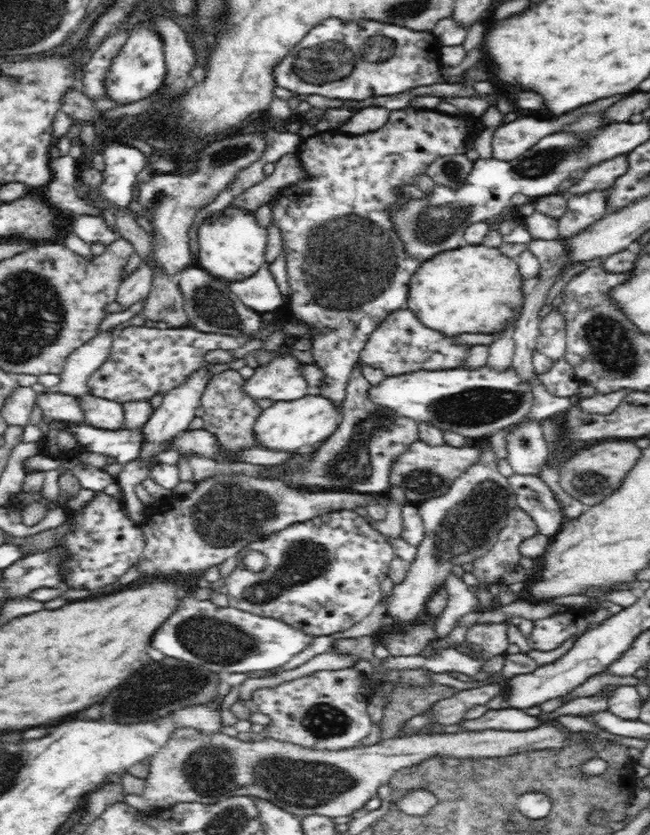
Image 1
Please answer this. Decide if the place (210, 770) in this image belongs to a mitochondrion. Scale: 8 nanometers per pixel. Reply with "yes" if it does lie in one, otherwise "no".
yes

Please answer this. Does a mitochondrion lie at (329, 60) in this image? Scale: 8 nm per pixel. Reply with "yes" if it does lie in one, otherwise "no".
yes

